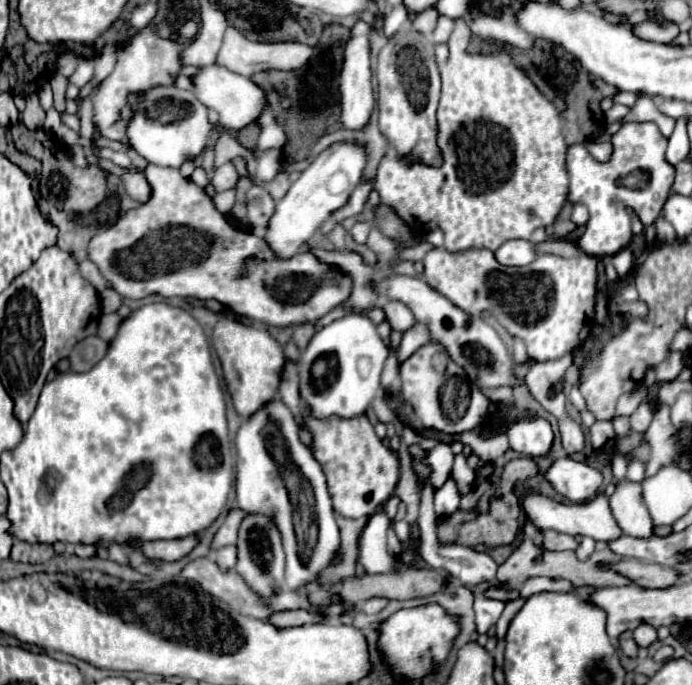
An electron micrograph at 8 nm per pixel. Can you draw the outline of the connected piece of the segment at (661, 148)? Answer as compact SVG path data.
M655 122L623 124L613 136L613 146L613 156L605 164L593 160L583 144L573 144L567 150L569 202L585 204L589 210L589 220L577 244L583 252L597 258L613 256L631 242L631 218L625 208L633 206L645 226L653 224L675 180L675 166L665 160L667 138L659 132Z

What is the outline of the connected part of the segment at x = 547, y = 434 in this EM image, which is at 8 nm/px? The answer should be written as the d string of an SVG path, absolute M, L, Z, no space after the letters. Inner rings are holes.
M543 418L515 422L507 430L507 436L509 436L509 444L515 452L521 452L531 458L547 456L551 450L553 438L555 438L551 424Z

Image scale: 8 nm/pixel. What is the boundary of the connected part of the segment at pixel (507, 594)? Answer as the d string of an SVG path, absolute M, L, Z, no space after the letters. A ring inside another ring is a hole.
M489 589L485 593L485 596L489 599L500 600L500 601L512 601L518 599L519 590L505 590L505 589Z

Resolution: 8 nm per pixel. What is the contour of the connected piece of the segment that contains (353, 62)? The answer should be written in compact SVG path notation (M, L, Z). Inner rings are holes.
M359 20L351 30L351 38L345 48L343 70L339 76L339 88L341 88L341 108L343 108L341 110L341 124L343 124L343 128L349 128L349 130L365 128L371 118L375 98L373 98L371 66L369 66L369 26L363 20Z

